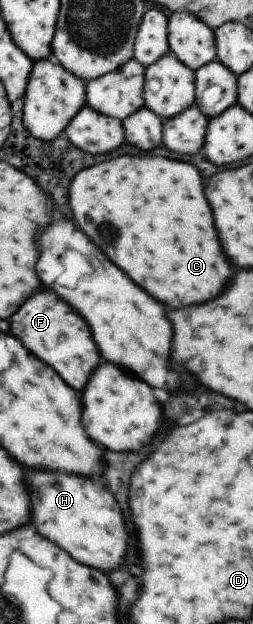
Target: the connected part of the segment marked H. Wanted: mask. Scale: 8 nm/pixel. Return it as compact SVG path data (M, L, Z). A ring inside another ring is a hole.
M46 471L30 473L26 483L32 497L32 525L42 537L54 541L82 565L102 571L114 571L122 565L128 549L128 531L118 501L108 489L84 477Z

